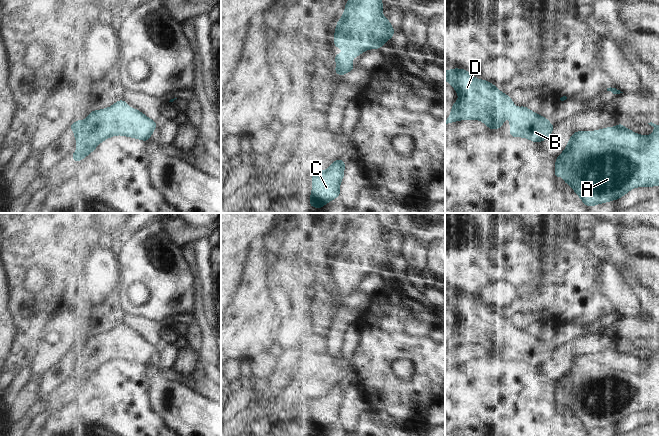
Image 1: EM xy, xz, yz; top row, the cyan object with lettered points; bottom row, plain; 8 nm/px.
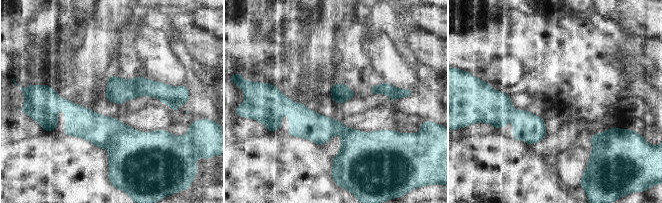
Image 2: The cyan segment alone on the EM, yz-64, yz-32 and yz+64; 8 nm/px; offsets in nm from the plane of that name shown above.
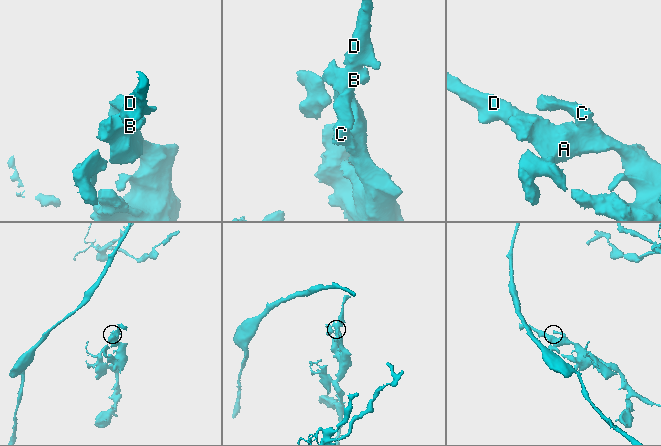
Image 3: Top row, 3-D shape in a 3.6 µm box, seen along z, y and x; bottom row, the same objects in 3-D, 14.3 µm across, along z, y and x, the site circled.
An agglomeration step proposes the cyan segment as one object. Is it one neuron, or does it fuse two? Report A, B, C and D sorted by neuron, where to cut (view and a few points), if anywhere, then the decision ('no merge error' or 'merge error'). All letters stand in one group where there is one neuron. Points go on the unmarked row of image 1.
groups A B C D; cut none; no merge error

